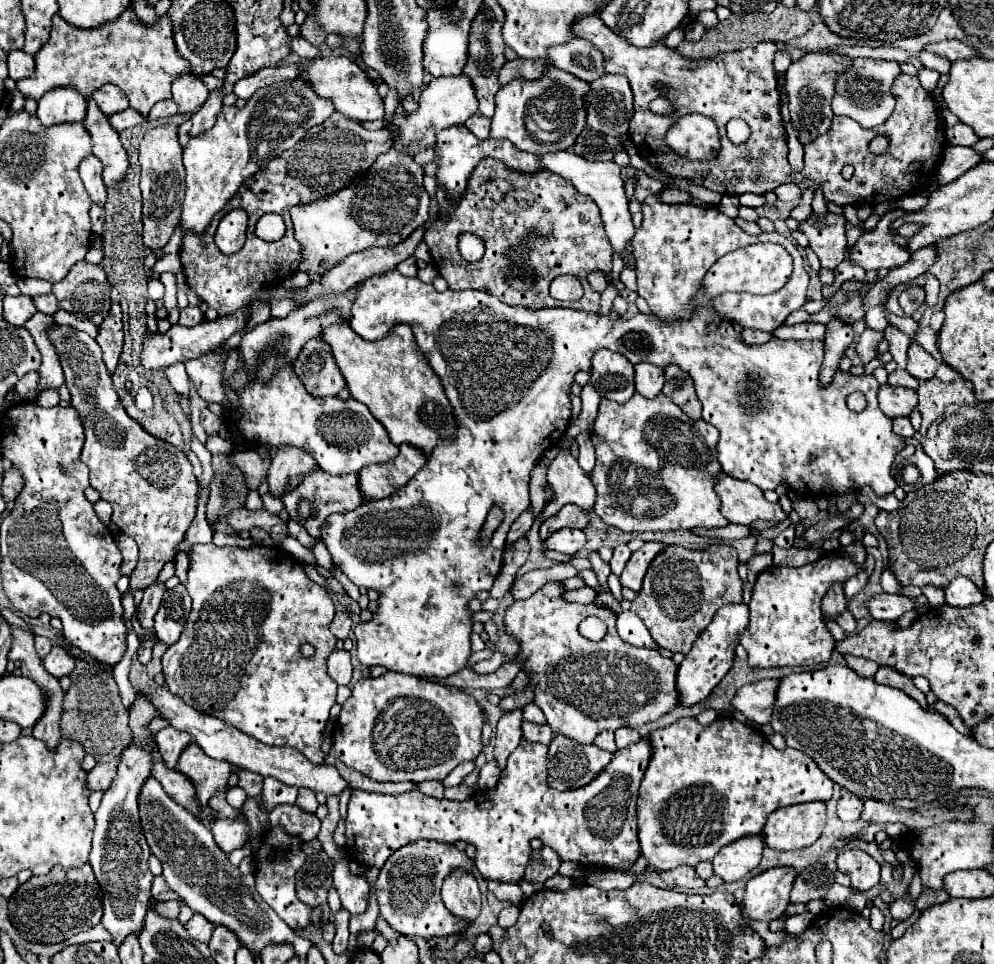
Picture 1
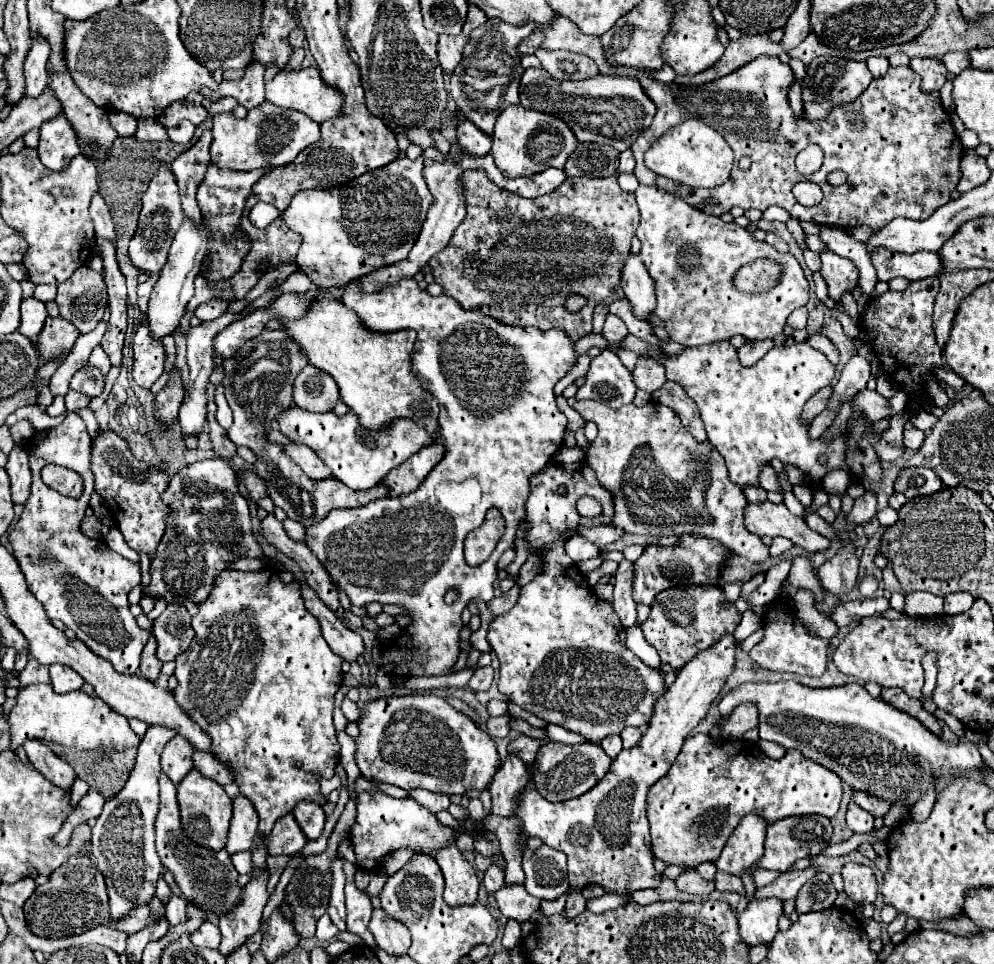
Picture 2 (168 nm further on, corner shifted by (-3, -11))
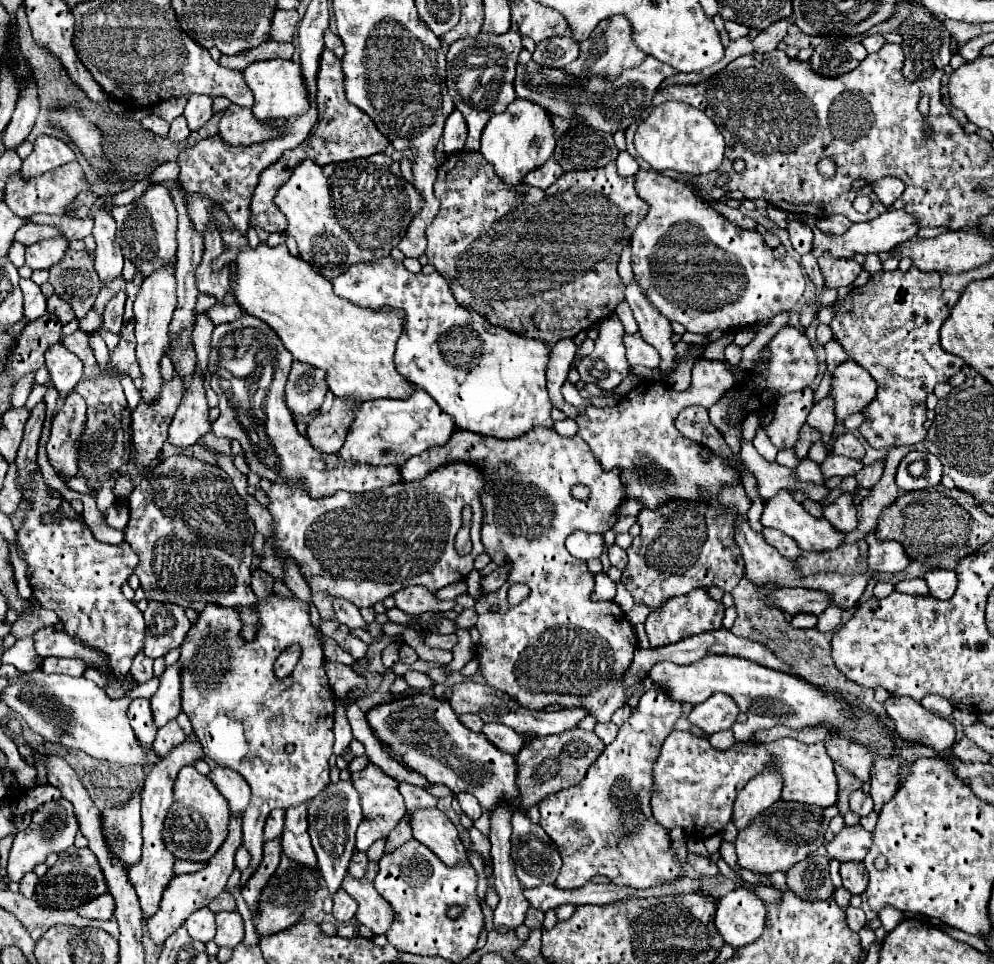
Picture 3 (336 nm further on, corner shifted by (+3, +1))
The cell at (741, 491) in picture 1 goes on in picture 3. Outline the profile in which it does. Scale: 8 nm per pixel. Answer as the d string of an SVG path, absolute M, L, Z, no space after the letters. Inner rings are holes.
M782 490L778 492L774 498L768 498L766 504L764 504L764 512L762 512L762 518L760 518L762 526L770 526L770 528L776 528L788 536L792 536L798 546L802 550L808 550L808 552L820 552L820 550L832 550L832 548L838 548L842 544L842 538L844 534L838 532L836 528L832 528L832 524L828 520L818 520L814 516L810 516L802 504L798 504L790 492Z

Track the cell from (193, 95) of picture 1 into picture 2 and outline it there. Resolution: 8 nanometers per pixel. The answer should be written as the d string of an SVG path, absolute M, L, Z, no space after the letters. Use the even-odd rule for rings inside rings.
M182 120L176 128L170 128L168 134L170 134L170 140L176 142L176 144L188 144L194 136L194 124L188 122L188 120Z

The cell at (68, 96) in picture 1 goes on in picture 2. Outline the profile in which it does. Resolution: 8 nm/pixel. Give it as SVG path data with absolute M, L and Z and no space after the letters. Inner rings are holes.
M56 116L48 120L48 124L42 124L38 156L48 170L64 170L76 154L80 154L76 134L72 130L72 124L64 116Z

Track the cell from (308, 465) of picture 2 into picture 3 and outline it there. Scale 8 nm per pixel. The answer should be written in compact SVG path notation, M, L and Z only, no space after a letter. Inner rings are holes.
M334 398L332 410L328 414L318 414L308 424L306 438L310 440L310 444L314 444L314 448L318 448L318 452L336 454L344 444L352 414L358 406L360 404L356 400Z

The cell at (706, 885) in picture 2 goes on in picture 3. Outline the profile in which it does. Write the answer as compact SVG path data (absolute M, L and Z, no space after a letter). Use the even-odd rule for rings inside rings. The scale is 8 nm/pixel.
M688 854L686 856L686 862L694 868L694 872L698 876L716 876L718 874L718 868L716 868L716 864L710 858L702 858L702 856L696 856L696 854Z

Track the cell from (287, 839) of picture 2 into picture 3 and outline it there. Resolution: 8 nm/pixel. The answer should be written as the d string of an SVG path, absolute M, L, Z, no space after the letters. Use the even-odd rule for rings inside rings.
M272 810L266 826L264 826L264 840L276 840L284 832L284 810Z

